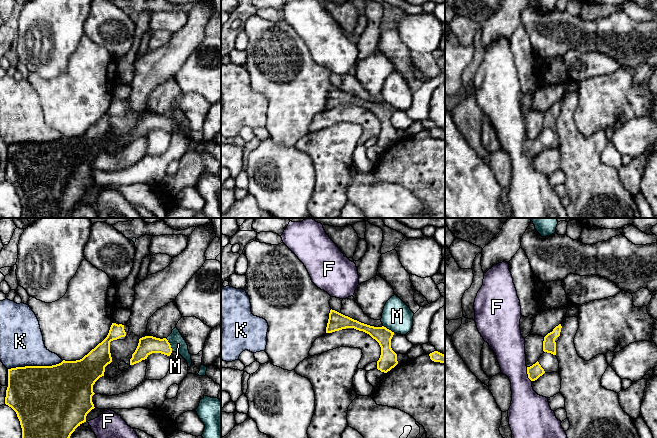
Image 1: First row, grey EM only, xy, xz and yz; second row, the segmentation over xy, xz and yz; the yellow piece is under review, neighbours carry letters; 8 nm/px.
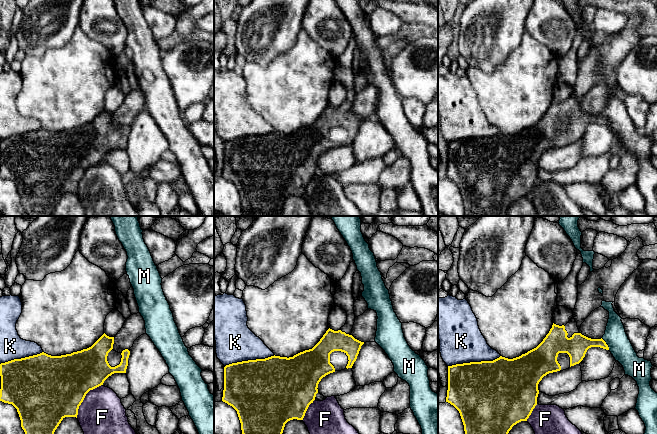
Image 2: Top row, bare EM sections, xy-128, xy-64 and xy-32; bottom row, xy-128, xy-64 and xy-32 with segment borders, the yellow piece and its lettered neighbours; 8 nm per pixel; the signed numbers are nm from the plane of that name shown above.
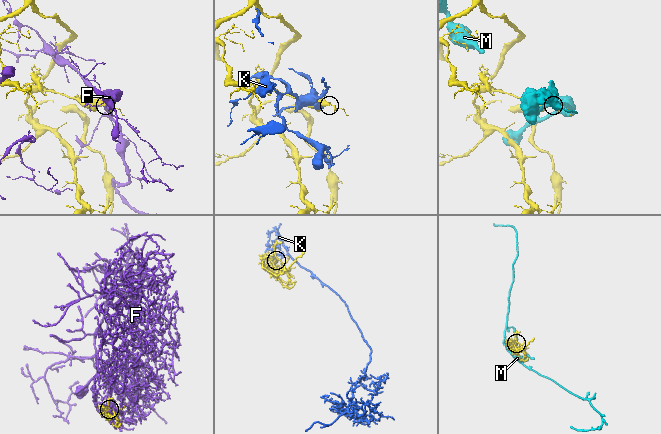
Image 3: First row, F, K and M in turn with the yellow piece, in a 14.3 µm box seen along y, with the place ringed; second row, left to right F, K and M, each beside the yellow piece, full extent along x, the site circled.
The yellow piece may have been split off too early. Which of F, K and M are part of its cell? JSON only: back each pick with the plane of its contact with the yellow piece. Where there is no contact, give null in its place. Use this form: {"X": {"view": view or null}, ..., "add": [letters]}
{"add": []}

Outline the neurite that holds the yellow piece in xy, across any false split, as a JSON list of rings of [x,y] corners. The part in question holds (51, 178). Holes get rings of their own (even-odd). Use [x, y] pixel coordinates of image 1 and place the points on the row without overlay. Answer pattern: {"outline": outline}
{"outline": [[[112,99],[107,113],[92,125],[82,135],[65,137],[52,142],[25,142],[8,145],[8,163],[5,180],[17,190],[22,204],[21,218],[69,218],[71,210],[82,199],[86,198],[87,190],[94,185],[92,178],[93,161],[104,152],[105,143],[112,138],[110,118],[125,116],[129,103],[127,101]]]}

